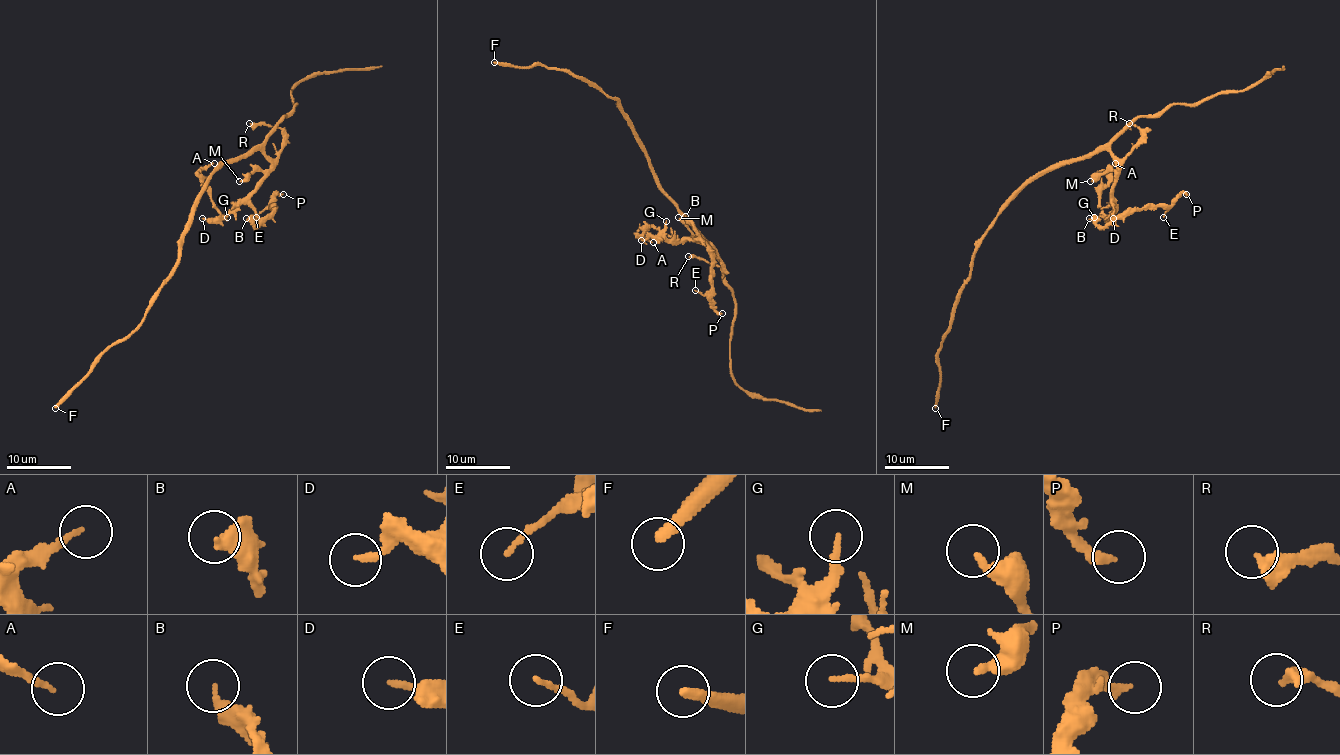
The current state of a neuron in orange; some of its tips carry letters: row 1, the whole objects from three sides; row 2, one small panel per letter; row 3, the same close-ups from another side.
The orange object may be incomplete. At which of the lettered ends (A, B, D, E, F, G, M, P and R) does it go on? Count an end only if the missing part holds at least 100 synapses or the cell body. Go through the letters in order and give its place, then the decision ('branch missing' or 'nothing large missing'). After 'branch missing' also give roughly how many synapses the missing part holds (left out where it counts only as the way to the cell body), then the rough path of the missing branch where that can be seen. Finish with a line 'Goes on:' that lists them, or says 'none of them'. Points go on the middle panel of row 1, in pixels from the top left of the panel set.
A: place (653, 242); nothing large missing
B: place (685, 216); nothing large missing
D: place (641, 240); nothing large missing
E: place (695, 290); nothing large missing
F: place (494, 62); nothing large missing
G: place (666, 221); nothing large missing
M: place (678, 217); nothing large missing
P: place (722, 313); nothing large missing
R: place (688, 256); nothing large missing
Goes on: none of them

